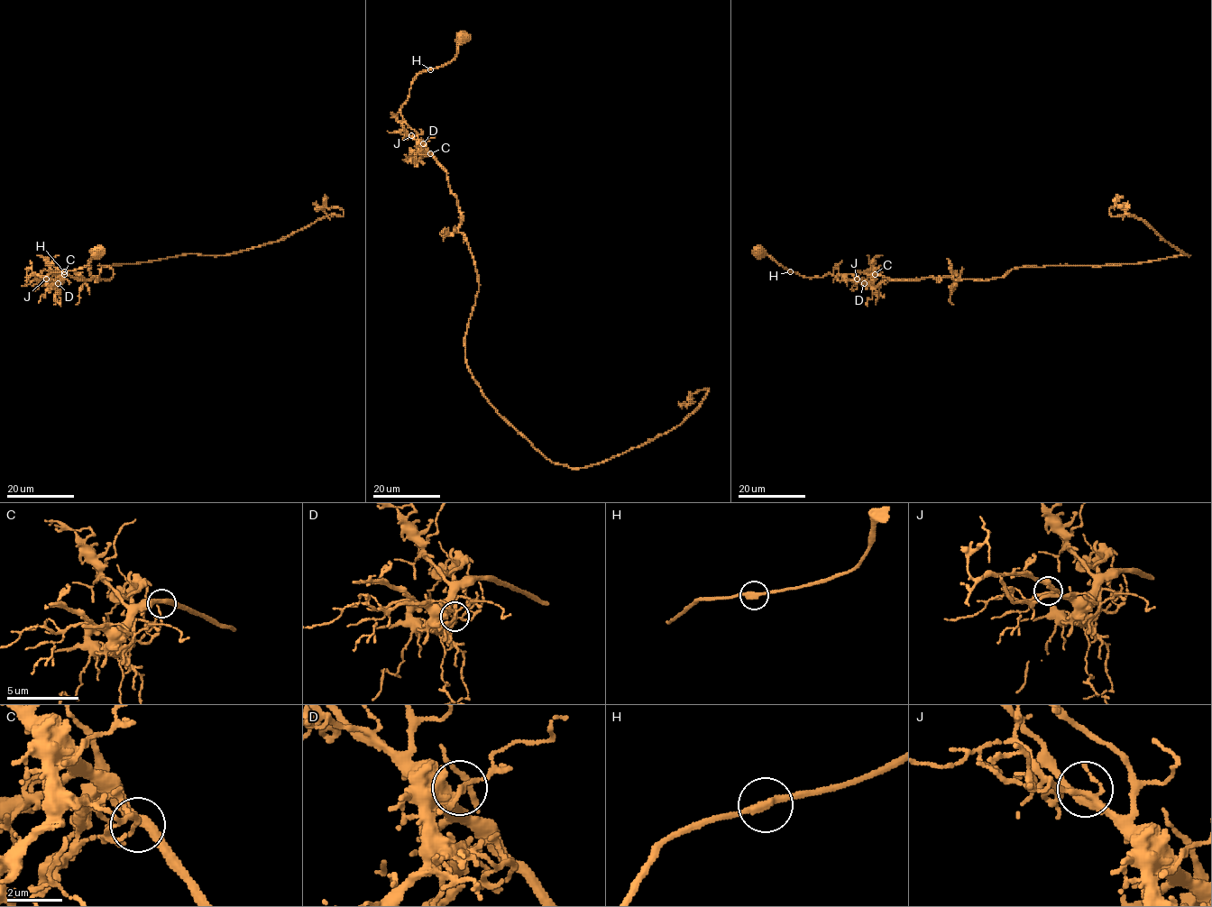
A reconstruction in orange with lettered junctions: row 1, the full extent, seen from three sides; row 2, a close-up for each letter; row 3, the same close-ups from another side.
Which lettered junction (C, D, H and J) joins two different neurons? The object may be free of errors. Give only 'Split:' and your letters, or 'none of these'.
Split: H

